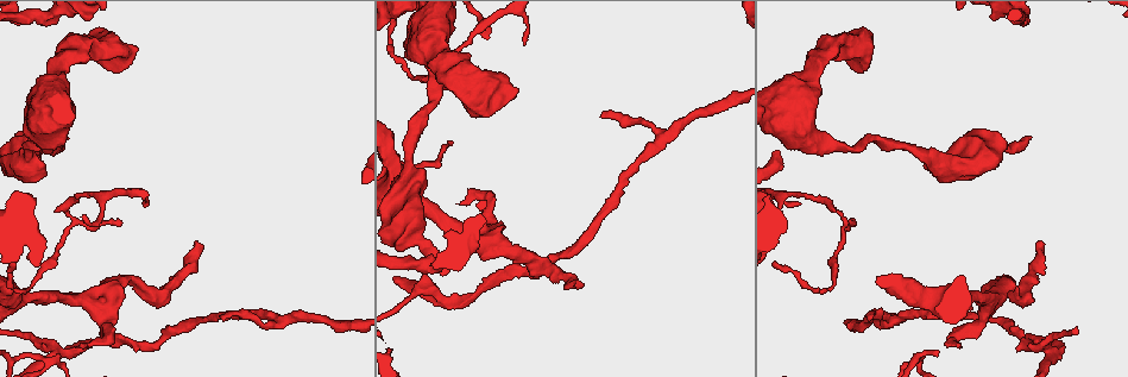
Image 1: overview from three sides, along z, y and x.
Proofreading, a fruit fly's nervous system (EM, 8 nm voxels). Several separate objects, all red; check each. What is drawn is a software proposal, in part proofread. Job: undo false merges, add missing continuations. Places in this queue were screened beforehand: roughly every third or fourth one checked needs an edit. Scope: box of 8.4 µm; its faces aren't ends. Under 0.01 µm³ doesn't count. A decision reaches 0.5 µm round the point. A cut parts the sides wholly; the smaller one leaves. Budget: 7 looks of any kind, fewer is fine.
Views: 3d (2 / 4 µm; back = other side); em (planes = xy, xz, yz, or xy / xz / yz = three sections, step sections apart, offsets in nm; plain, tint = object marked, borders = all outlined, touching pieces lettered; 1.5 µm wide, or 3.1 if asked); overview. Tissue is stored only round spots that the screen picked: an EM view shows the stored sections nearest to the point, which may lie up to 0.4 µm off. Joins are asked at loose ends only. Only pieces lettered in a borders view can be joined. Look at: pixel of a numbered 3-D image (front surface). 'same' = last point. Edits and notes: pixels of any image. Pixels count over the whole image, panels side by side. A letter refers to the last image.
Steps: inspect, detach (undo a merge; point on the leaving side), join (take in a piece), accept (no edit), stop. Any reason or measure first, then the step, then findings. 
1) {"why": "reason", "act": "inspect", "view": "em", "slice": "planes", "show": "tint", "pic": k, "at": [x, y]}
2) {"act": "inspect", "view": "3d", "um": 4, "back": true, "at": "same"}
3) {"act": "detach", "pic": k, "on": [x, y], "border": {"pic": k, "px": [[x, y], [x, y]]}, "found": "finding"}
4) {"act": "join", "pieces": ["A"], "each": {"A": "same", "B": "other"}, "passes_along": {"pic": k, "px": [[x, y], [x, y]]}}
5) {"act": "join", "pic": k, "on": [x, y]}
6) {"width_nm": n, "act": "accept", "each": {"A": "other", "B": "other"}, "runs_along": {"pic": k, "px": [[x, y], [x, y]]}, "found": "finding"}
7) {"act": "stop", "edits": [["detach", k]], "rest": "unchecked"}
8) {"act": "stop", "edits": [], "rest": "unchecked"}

{"why": "free end", "act": "inspect", "view": "em", "slice": "planes", "show": "borders", "pic": 1, "at": [600, 115]}

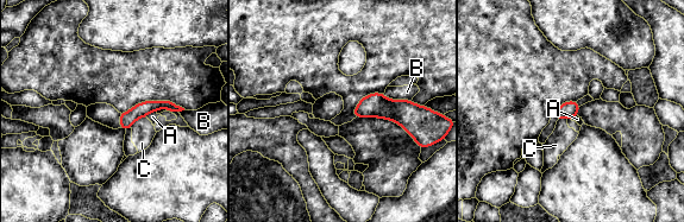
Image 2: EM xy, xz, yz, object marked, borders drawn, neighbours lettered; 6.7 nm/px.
{"width_nm": 100, "act": "accept", "each": {"A": "other", "B": "other", "C": "other"}, "border": {"pic": 2, "px": [[145, 116], [139, 118], [130, 127]]}, "found": "no lettered piece goes on from it"}

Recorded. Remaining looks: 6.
{"why": "thin end", "act": "inspect", "view": "3d", "um": 4, "back": true, "pic": 1, "at": [120, 220]}

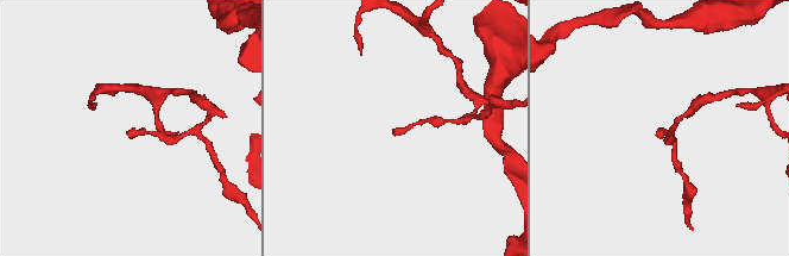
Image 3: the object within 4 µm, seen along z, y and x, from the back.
{"act": "inspect", "view": "em", "slice": "xz", "step": 8, "show": "borders", "pic": 3, "at": [659, 132]}

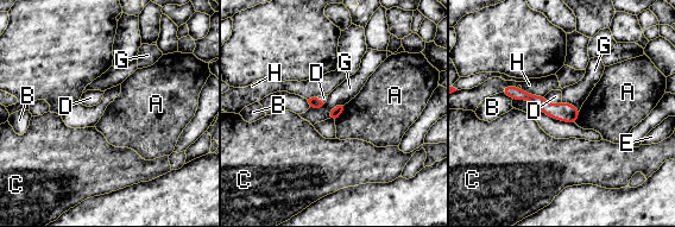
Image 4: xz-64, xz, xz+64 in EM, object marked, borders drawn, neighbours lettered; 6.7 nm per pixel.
{"why": "another direction", "act": "inspect", "view": "em", "slice": "planes", "show": "borders", "at": "same"}

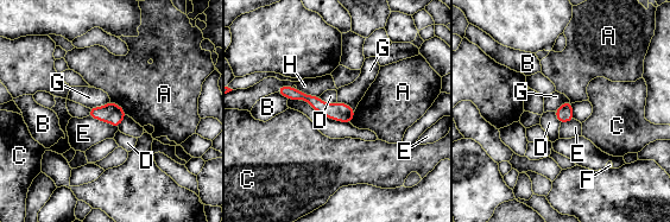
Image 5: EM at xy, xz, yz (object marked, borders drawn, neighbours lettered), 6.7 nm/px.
{"longest_contact_nm": ["E", 220], "act": "accept", "each": {"A": "other", "B": "other", "C": "other", "D": "other", "E": "other", "F": "other", "G": "other", "H": "other"}, "border": {"pic": 5, "px": [[109, 100], [102, 106], [89, 108]]}, "found": "no lettered piece goes on from it"}

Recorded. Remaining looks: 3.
{"why": "an open end", "act": "inspect", "view": "em", "slice": "xz", "step": 4, "show": "borders", "pic": 1, "at": [1027, 346]}

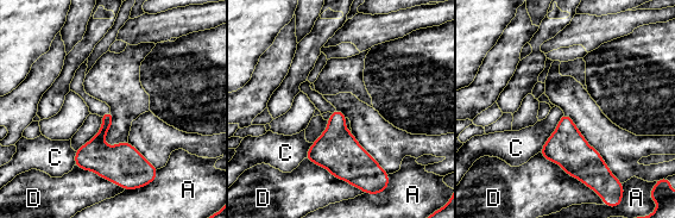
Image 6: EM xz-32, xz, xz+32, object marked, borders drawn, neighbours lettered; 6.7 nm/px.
{"act": "inspect", "view": "em", "slice": "xy", "step": 4, "show": "borders", "at": "same"}

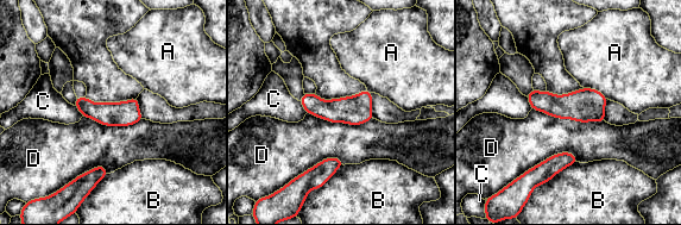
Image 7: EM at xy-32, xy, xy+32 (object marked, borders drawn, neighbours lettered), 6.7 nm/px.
{"act": "accept", "each": {"A": "other", "B": "other", "C": "other", "D": "other"}, "border": {"pic": 7, "px": [[525, 97], [531, 108]]}, "found": "no lettered piece goes on from it"}

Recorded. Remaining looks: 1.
{"act": "stop", "edits": [], "rest": "unchecked"}

